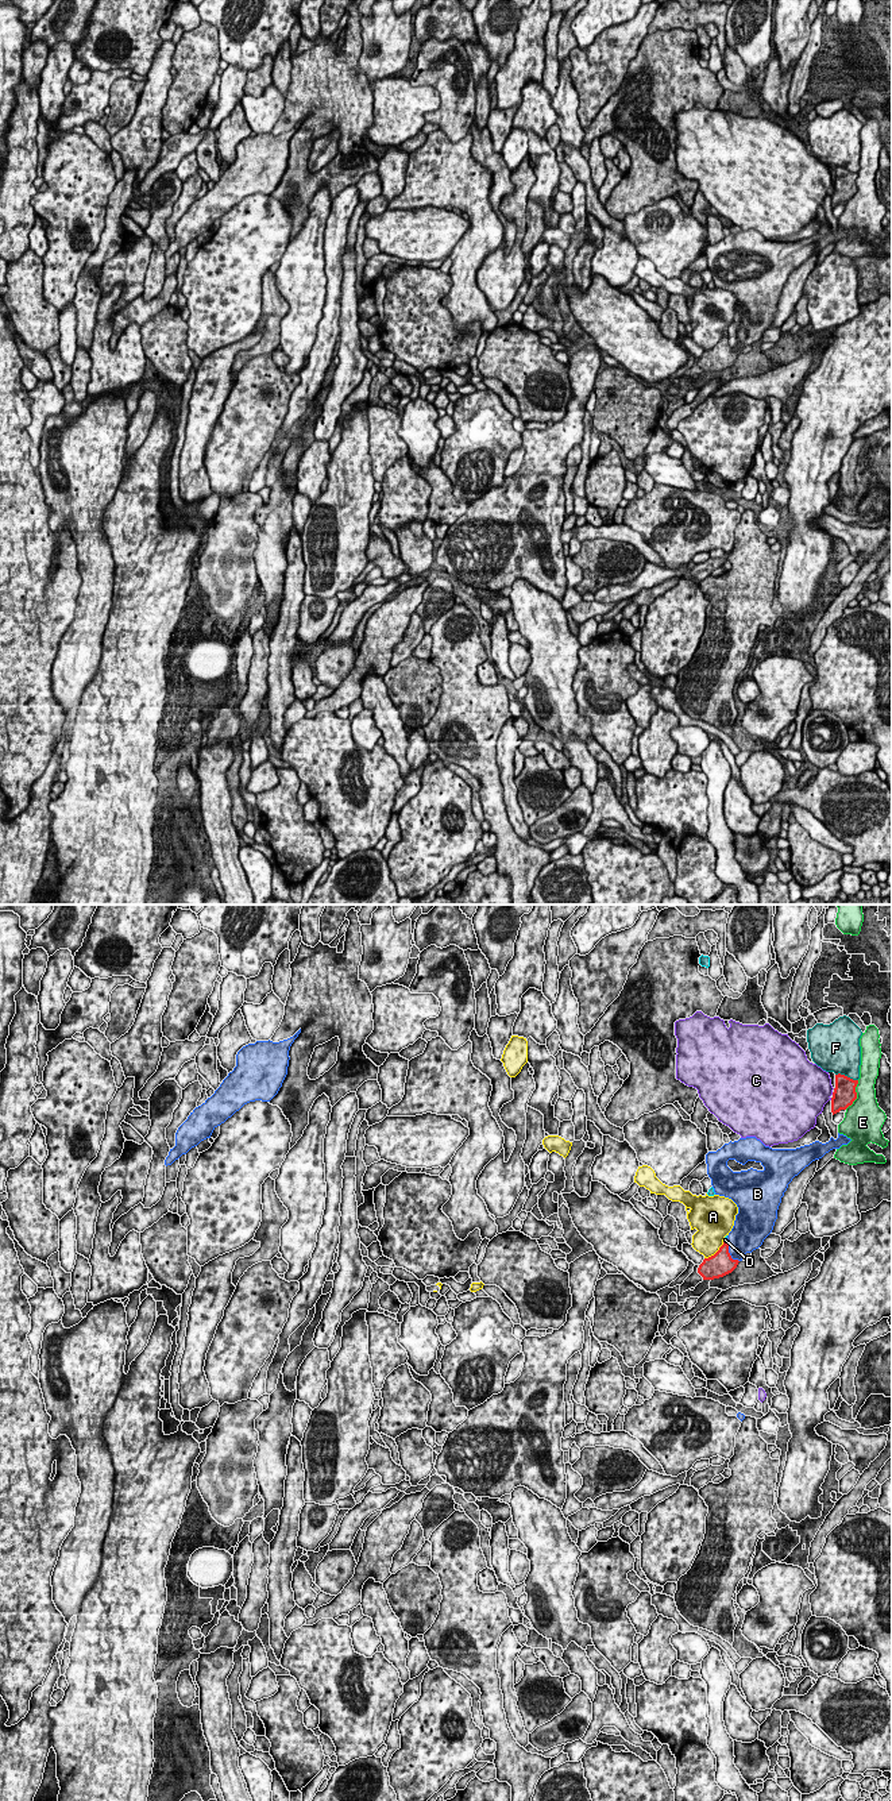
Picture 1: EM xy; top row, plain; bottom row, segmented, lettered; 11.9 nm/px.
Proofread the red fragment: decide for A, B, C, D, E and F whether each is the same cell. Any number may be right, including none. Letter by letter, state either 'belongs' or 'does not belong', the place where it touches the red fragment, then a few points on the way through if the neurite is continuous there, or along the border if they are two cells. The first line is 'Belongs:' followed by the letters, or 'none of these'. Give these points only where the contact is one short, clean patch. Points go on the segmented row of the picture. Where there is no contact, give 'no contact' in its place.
Belongs: D
A: does not belong; meets red in xy at (715, 1253); border along xy (723, 1242), (713, 1254), (705, 1258)
B: does not belong; meets red in xy at (729, 1254)
C: does not belong; no contact
D: belongs; meets red in xy at (726, 1242); runs through xy (721, 1262), (726, 1242), (725, 1240)
E: does not belong; meets red in xy at (856, 1095)
F: does not belong; meets red in xy at (846, 1076)

